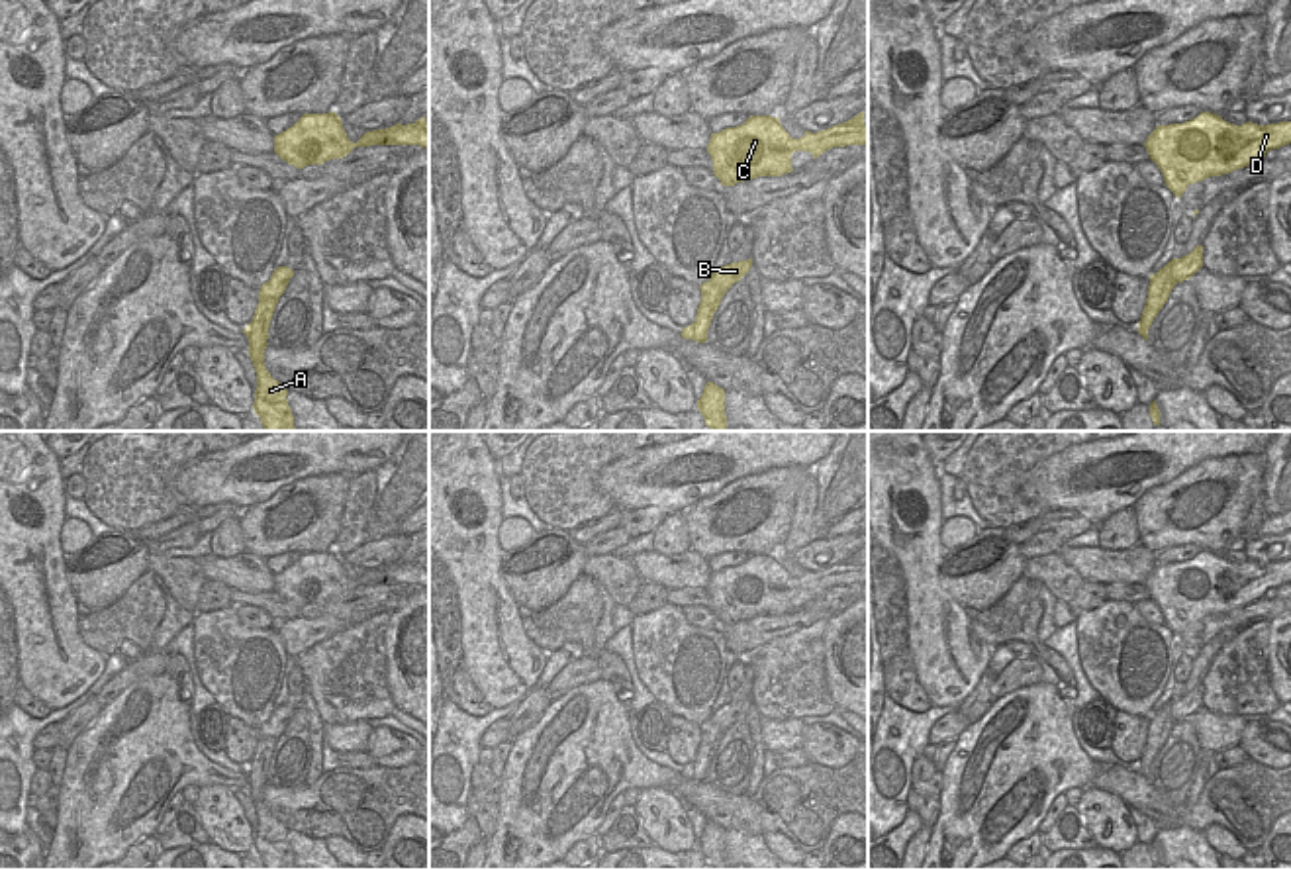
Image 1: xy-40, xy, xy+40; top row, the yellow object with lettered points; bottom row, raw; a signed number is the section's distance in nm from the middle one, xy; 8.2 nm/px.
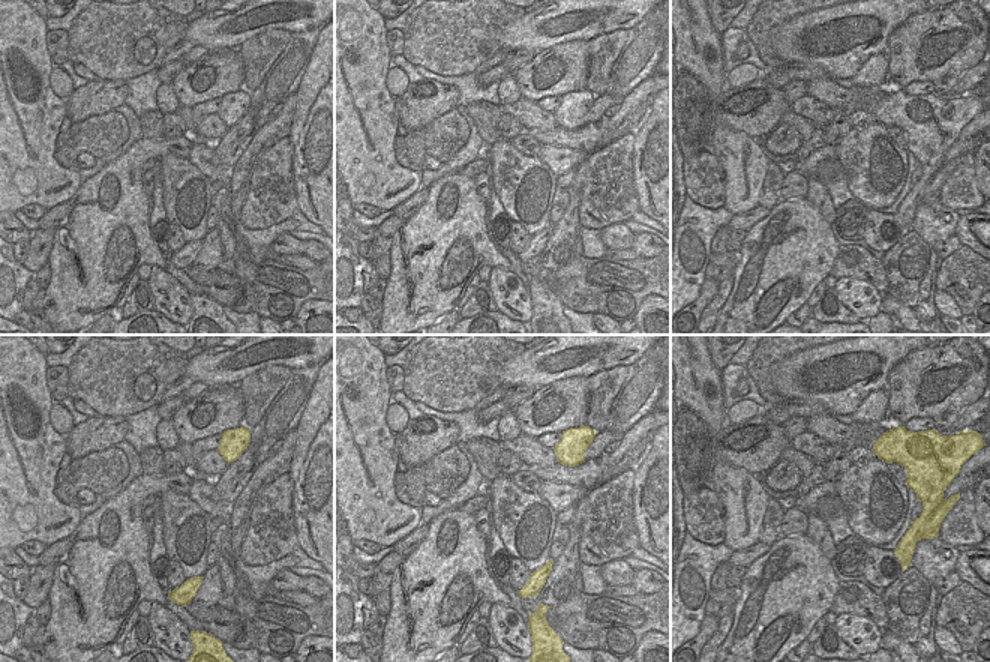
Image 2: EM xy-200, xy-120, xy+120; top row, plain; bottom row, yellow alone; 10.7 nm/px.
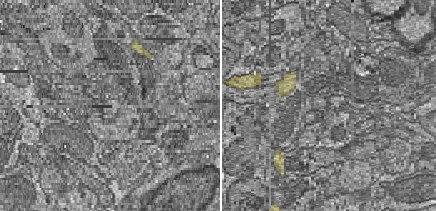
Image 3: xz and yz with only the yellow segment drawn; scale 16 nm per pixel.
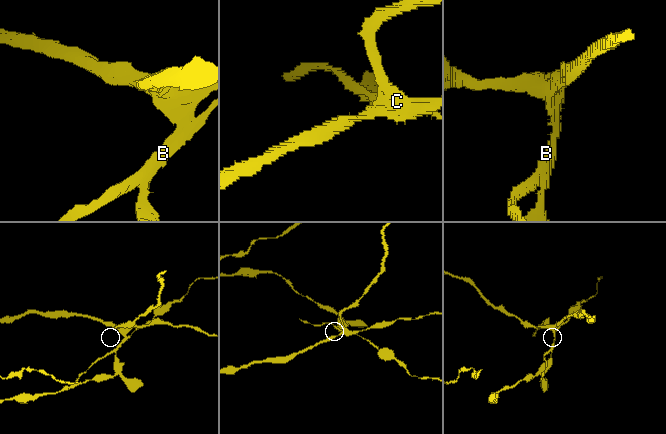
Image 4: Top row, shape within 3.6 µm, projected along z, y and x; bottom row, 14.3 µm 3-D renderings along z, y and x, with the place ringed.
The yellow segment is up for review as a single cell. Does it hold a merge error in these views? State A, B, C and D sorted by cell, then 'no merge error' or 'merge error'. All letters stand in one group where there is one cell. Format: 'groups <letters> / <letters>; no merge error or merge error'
groups A C D / B; merge error

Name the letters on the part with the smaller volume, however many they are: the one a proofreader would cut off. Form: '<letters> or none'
B

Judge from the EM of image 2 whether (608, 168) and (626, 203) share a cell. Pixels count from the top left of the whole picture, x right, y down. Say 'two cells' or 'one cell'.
one cell

